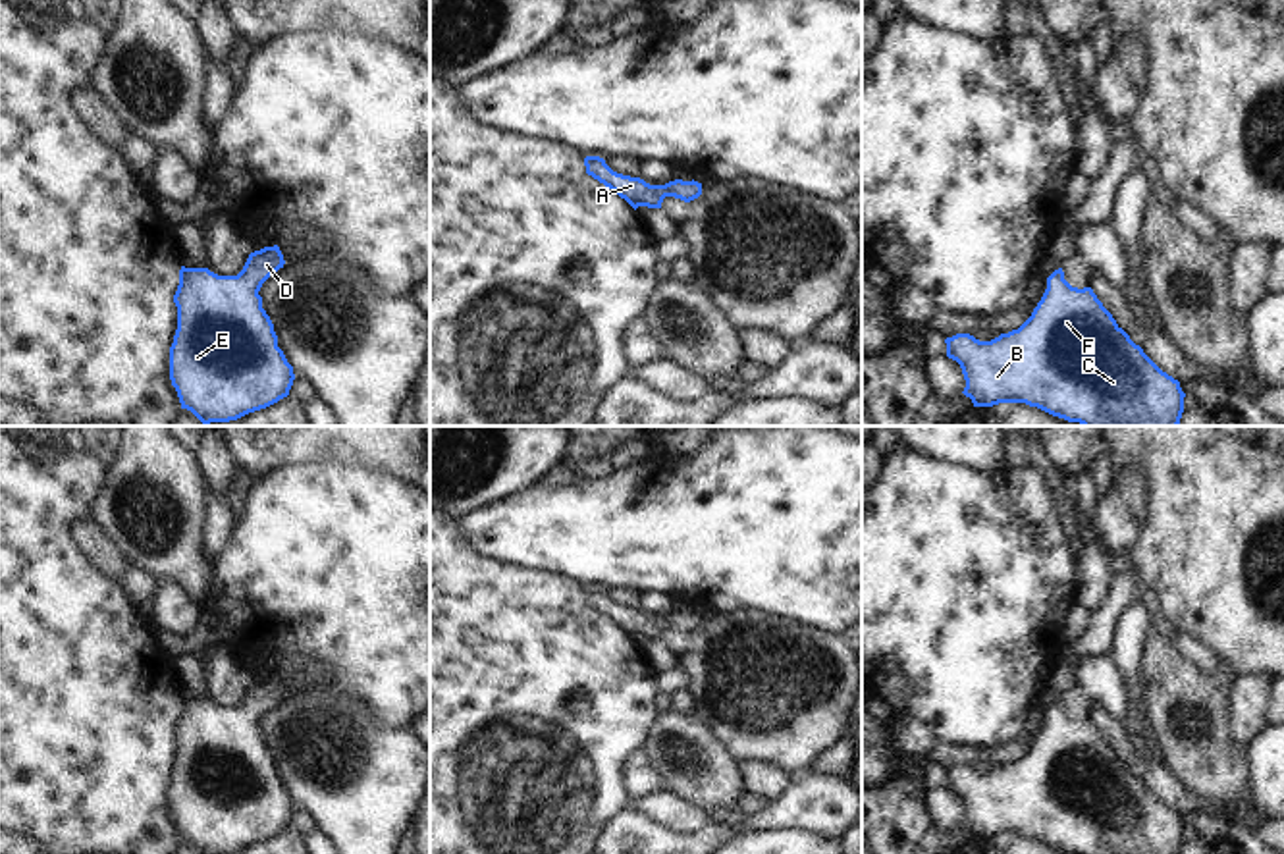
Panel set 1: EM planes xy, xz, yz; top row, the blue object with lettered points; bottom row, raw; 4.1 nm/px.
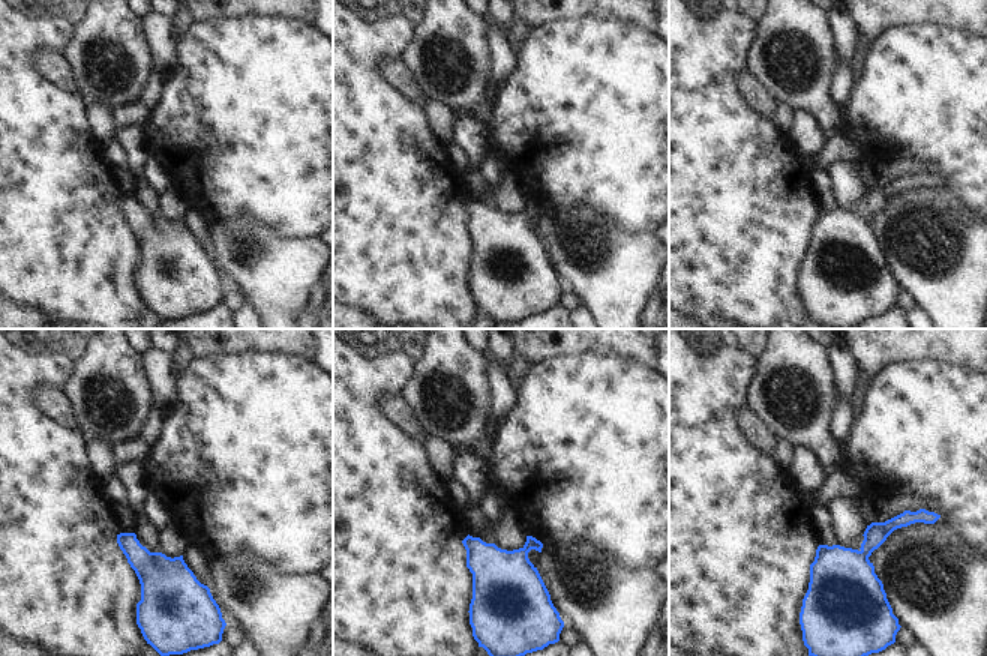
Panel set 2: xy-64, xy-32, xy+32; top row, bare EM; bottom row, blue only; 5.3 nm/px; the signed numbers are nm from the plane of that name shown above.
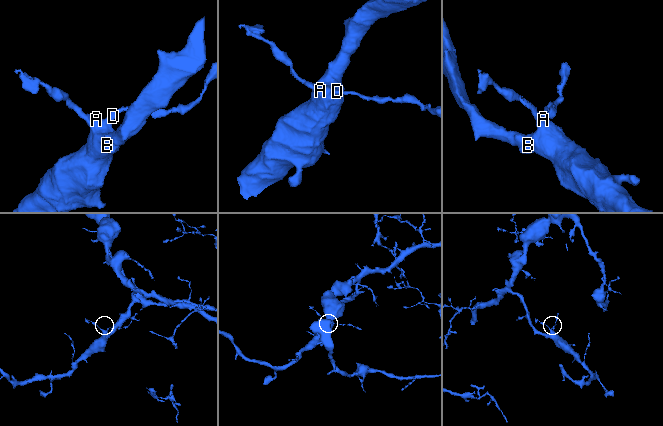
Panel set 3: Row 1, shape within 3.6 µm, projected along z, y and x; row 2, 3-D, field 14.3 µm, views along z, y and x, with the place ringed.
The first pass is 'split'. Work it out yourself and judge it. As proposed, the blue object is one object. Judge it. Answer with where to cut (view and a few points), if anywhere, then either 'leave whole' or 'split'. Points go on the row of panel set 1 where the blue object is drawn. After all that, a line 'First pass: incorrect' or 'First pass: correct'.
no cut; leave whole
First pass: incorrect

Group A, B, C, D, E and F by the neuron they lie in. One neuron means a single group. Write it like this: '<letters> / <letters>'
A B C D E F

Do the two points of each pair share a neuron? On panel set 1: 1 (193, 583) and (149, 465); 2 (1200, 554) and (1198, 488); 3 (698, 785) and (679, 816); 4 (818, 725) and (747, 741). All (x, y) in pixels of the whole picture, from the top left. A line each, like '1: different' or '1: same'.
1: same
2: same
3: different
4: same

